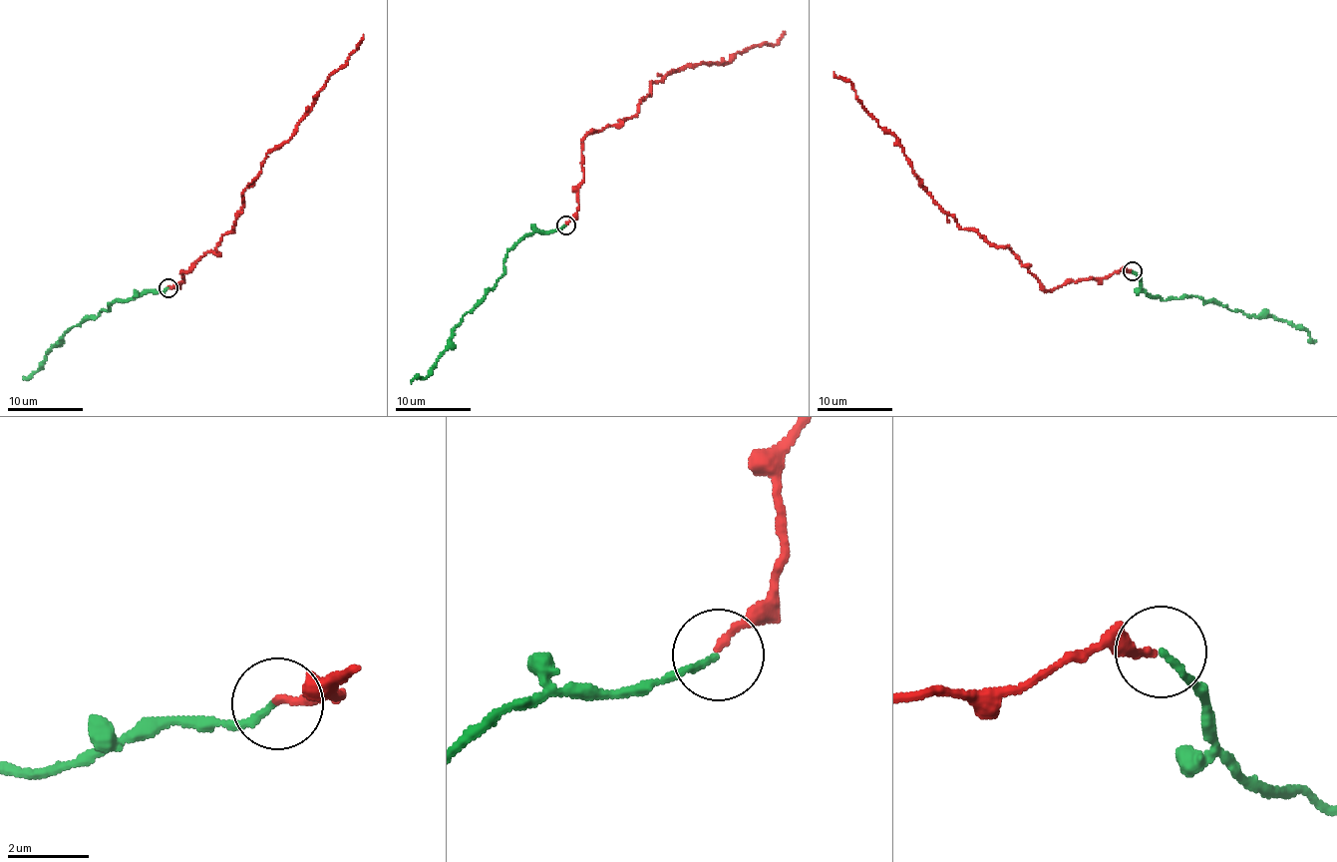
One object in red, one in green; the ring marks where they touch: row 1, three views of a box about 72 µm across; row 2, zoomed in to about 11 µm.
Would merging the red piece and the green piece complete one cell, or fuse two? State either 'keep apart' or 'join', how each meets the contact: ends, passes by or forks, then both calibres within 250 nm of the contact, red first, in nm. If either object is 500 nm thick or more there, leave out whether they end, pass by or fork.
join | red ends | green ends | 180/160 nm

